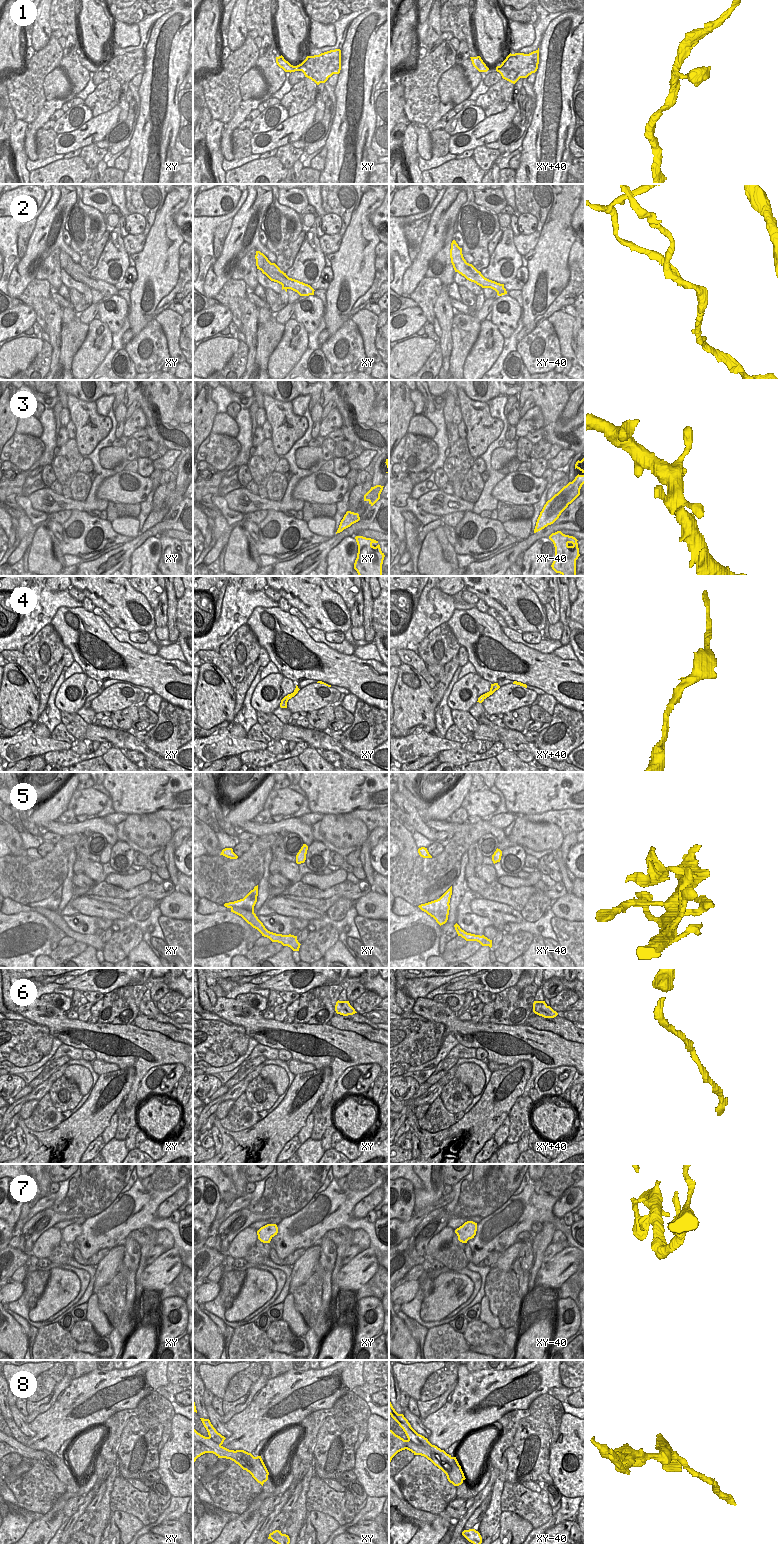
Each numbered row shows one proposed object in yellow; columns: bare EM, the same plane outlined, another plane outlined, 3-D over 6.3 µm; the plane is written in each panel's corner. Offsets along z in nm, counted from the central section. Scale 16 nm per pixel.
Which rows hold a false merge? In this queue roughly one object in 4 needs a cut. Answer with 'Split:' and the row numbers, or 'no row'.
Split: 2, 8

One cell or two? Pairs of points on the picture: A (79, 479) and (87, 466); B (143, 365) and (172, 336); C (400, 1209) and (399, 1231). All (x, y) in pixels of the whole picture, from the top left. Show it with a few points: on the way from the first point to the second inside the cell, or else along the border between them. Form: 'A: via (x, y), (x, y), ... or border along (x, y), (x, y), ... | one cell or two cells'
A: border along (79, 470), (87, 474) | two cells
B: border along (156, 320), (163, 331), (168, 345) | two cells
C: border along (414, 1212), (407, 1220), (399, 1220) | two cells

